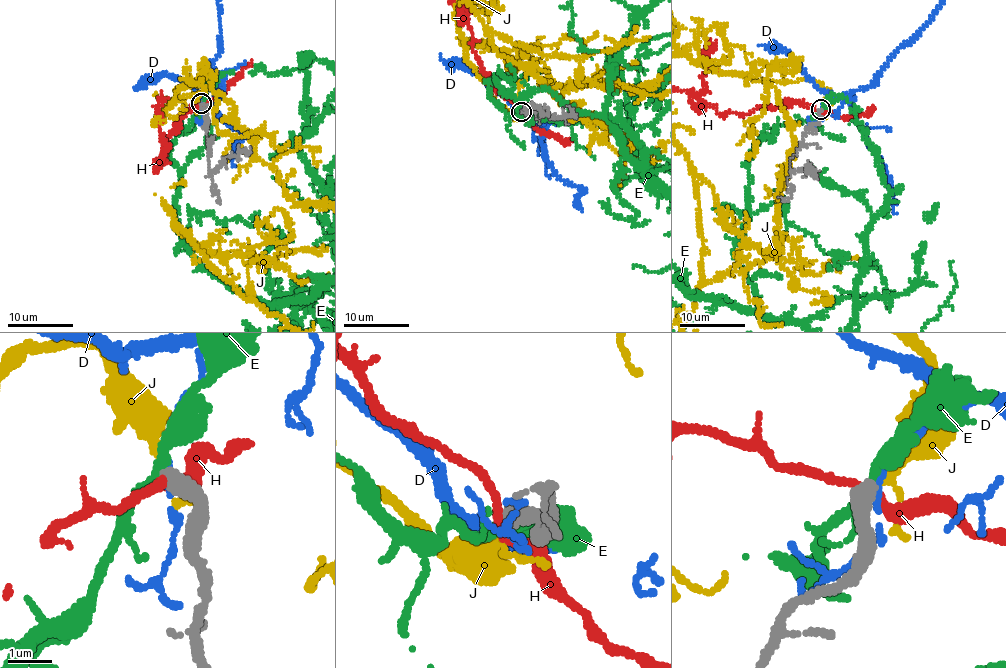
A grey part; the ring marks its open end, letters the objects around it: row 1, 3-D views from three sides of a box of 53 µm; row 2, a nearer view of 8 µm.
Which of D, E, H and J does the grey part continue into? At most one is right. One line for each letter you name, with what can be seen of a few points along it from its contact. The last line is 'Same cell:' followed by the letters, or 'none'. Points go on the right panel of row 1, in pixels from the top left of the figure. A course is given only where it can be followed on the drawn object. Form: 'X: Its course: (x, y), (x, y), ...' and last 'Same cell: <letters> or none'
Same cell: J

